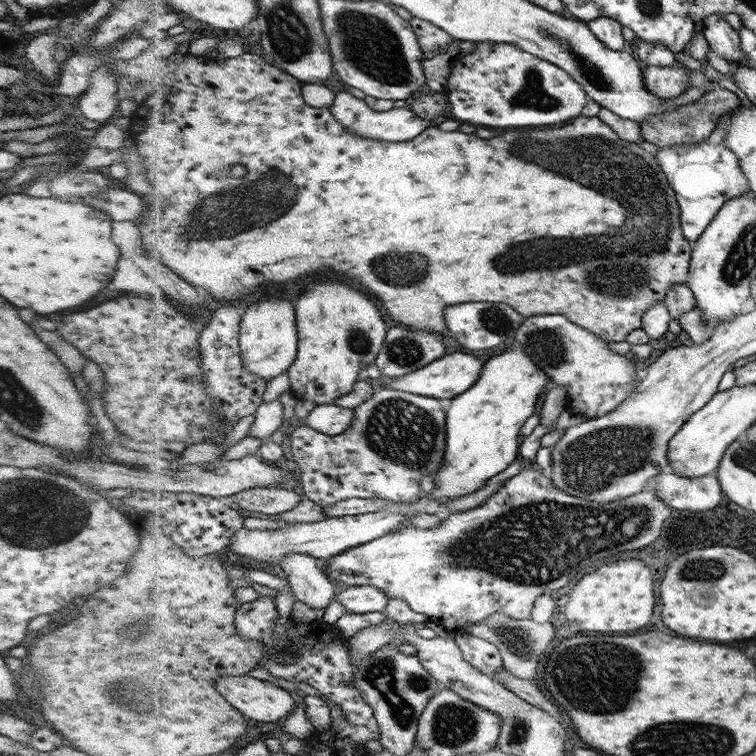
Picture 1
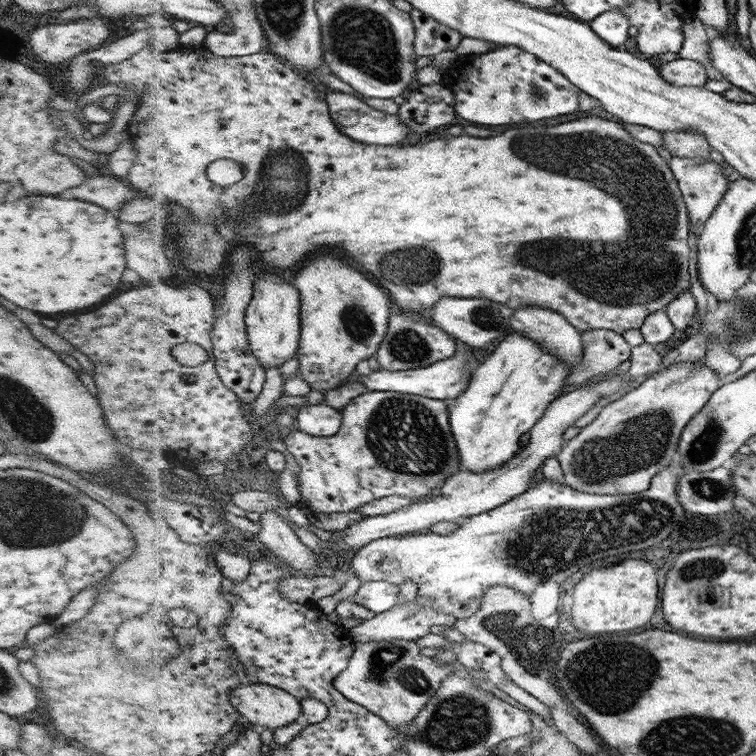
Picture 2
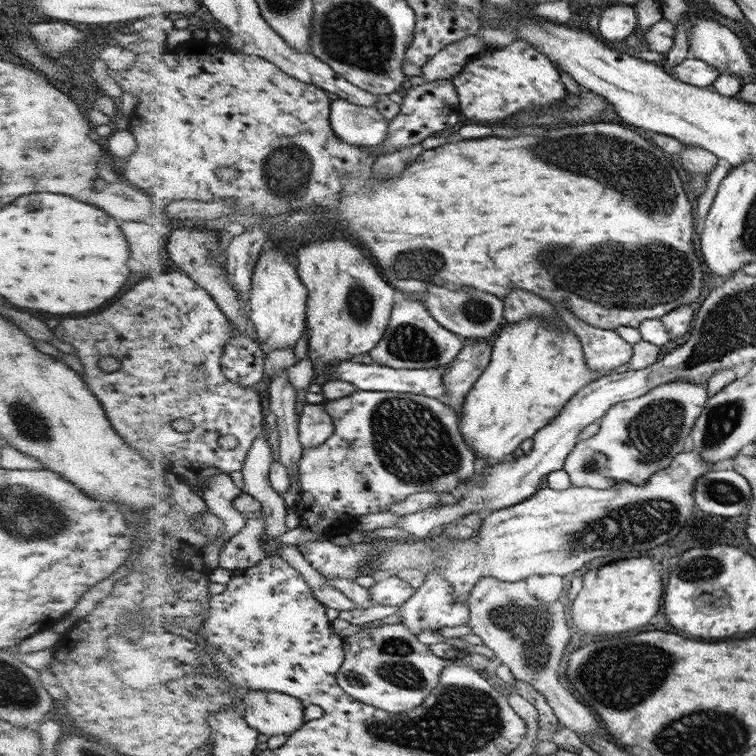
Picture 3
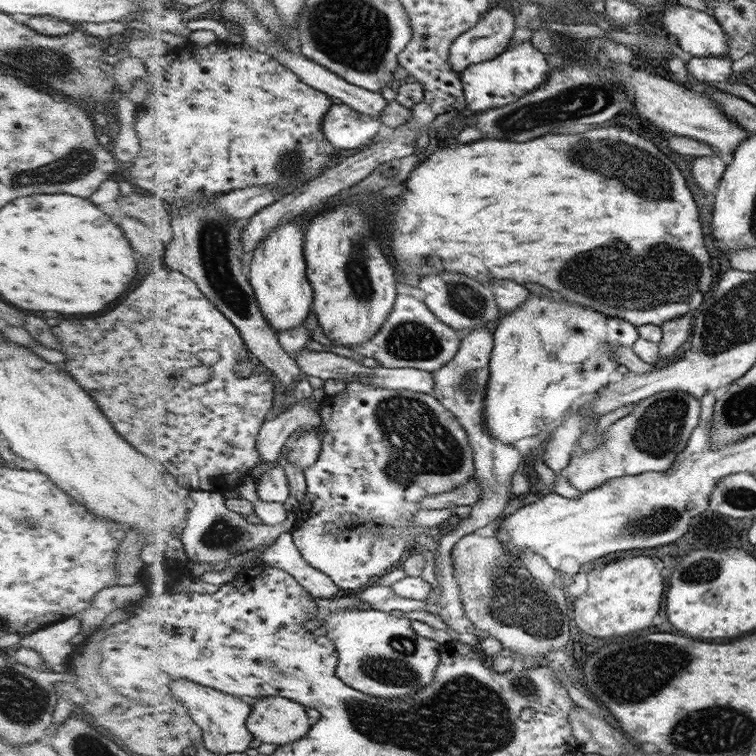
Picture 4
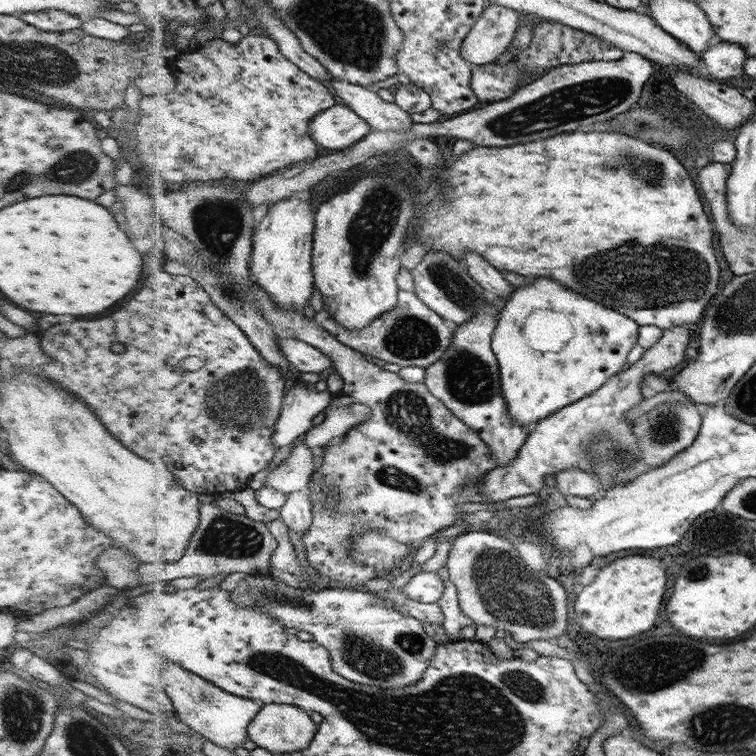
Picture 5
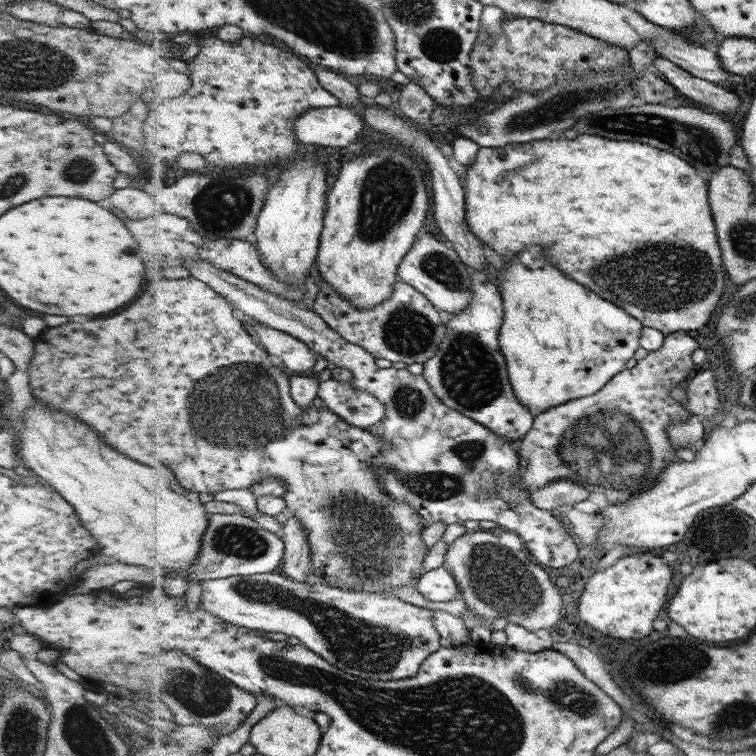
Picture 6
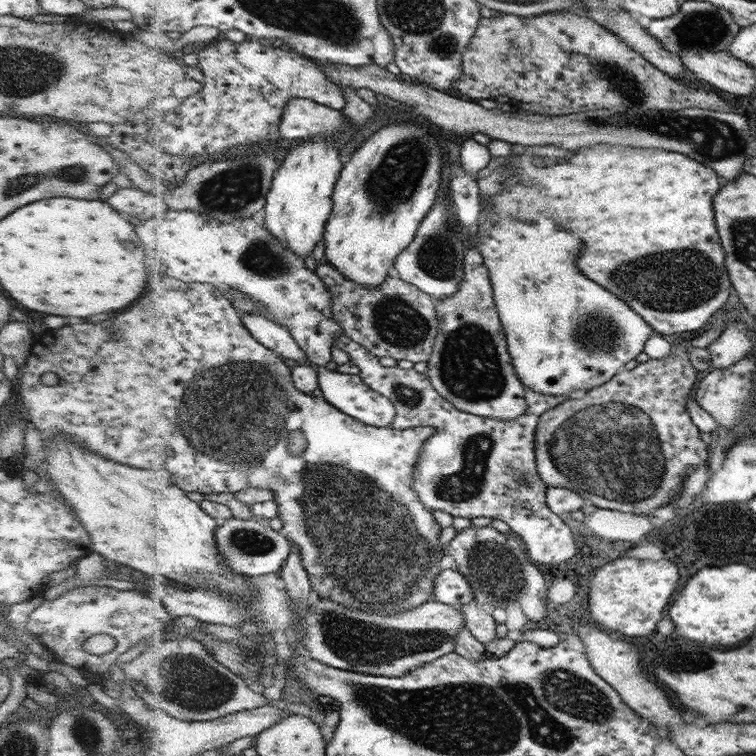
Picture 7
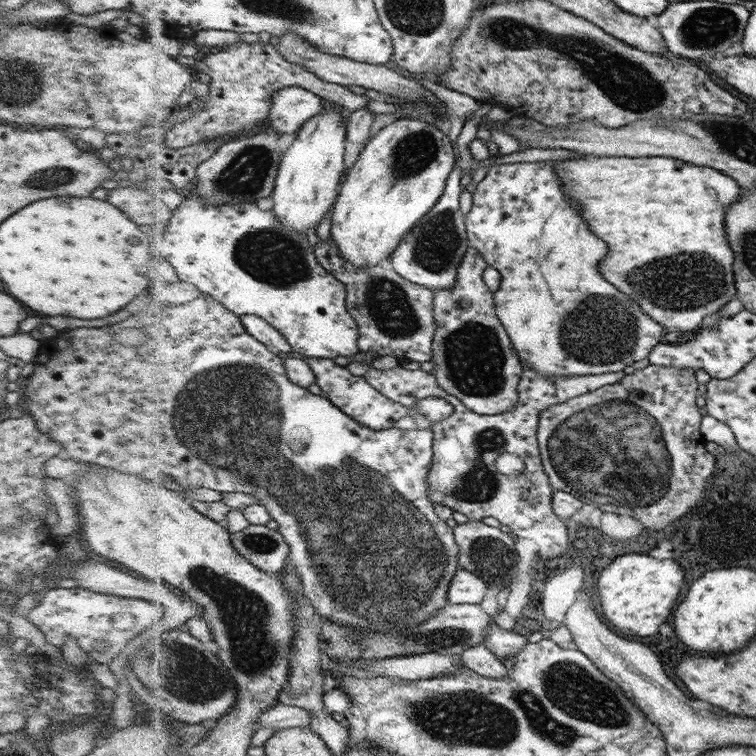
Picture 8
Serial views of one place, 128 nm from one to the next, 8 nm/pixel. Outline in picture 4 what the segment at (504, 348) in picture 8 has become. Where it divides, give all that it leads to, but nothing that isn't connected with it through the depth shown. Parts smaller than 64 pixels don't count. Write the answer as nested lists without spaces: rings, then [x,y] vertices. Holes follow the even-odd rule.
[[[476,328],[469,330],[462,343],[459,345],[459,352],[448,361],[446,365],[432,372],[434,377],[433,395],[439,399],[448,410],[452,411],[459,422],[466,428],[471,440],[475,458],[476,473],[474,477],[480,480],[482,495],[480,499],[470,505],[472,512],[466,518],[455,518],[448,525],[441,538],[437,538],[438,548],[436,548],[435,579],[440,588],[430,589],[426,602],[426,612],[436,614],[458,633],[471,634],[475,626],[466,617],[462,601],[460,601],[460,589],[454,577],[452,563],[452,549],[468,534],[475,533],[481,528],[485,528],[490,522],[499,518],[504,511],[505,504],[512,497],[510,491],[512,474],[522,467],[523,456],[520,455],[514,444],[500,442],[488,430],[485,421],[485,410],[487,410],[487,390],[488,381],[491,380],[491,350],[494,348],[494,334],[486,328]]]

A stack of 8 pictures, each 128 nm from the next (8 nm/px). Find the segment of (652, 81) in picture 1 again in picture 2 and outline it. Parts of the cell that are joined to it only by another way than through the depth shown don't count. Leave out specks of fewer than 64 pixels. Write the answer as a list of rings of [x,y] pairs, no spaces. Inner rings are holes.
[[[687,59],[672,60],[660,66],[663,80],[676,87],[704,87],[708,80],[704,68],[695,61]]]

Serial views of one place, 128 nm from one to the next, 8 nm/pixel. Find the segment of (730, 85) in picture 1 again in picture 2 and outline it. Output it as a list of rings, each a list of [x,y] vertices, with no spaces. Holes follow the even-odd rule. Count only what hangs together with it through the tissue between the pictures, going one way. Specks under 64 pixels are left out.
[[[694,18],[683,27],[684,41],[680,48],[680,59],[698,62],[706,71],[709,80],[722,80],[721,74],[714,68],[710,59],[712,34],[709,29]]]

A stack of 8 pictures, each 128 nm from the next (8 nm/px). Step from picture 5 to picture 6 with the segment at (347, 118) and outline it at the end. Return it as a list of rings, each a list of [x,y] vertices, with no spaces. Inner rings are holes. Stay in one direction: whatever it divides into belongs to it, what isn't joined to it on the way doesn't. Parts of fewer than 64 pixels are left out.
[[[340,106],[314,108],[300,117],[296,133],[300,140],[320,146],[350,146],[364,134],[366,123],[356,109]]]

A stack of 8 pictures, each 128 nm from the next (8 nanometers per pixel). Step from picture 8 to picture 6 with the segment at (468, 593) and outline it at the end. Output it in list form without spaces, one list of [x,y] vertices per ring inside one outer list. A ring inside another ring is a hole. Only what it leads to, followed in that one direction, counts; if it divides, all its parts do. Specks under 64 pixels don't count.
[[[445,566],[421,574],[416,582],[418,592],[432,602],[448,602],[460,596],[460,590]]]

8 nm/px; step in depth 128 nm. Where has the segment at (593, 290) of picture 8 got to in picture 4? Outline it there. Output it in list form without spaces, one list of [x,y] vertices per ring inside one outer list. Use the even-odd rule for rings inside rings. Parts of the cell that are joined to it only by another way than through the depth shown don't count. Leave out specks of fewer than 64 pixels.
[[[530,294],[530,300],[523,304],[520,310],[514,310],[514,314],[502,313],[491,350],[491,380],[488,381],[485,421],[492,435],[507,444],[548,430],[582,399],[604,388],[609,383],[610,374],[619,366],[614,349],[620,348],[620,345],[632,347],[639,337],[639,329],[634,323],[575,303],[568,304],[566,300],[553,301]]]

